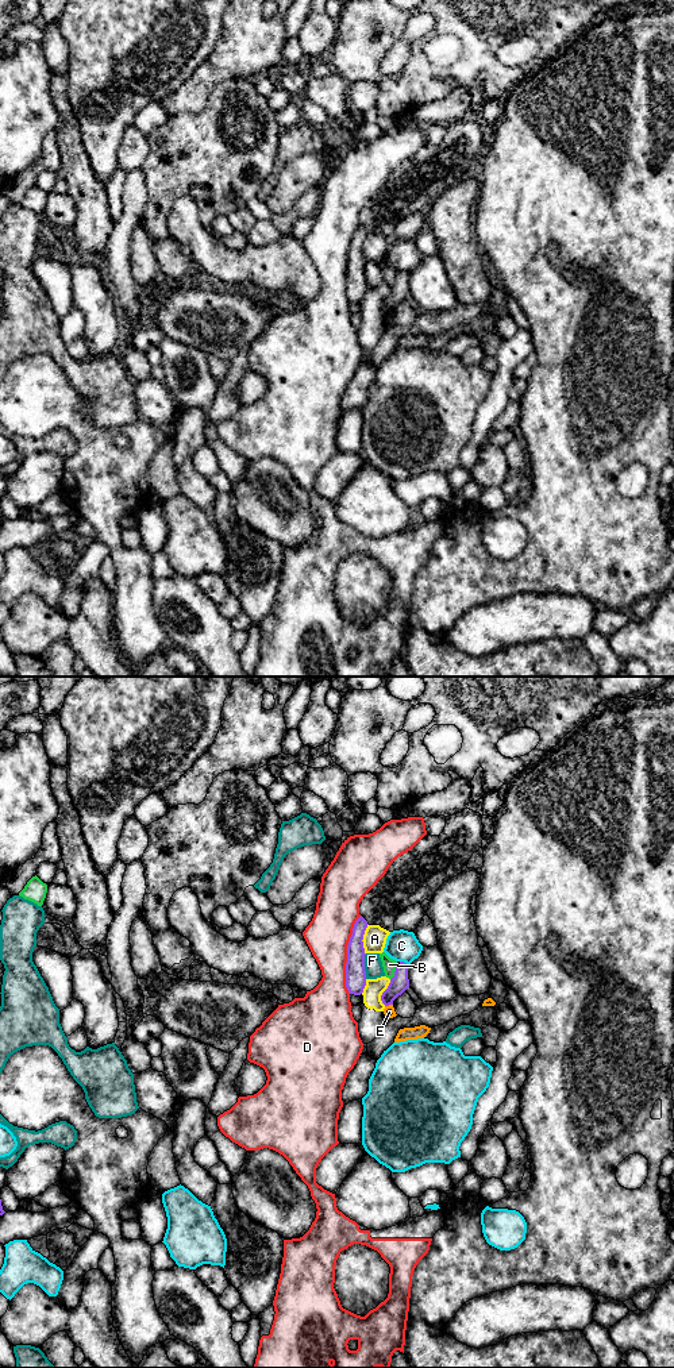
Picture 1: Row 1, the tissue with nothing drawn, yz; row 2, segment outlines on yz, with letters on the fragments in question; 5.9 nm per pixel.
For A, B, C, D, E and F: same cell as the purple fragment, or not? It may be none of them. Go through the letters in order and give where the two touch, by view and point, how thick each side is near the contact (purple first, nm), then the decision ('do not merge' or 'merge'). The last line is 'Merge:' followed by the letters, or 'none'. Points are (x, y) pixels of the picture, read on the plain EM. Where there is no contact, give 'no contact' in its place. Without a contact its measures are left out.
A: yz (362, 247) | 130/140 nm | do not merge
B: yz (395, 282) | 110/80 nm | do not merge
C: yz (403, 270) | 110/190 nm | do not merge
D: yz (347, 264) | 130/260 nm | do not merge
E: yz (388, 313) | 110/70 nm | do not merge
F: yz (364, 274) | 130/110 nm | do not merge
Merge: none

